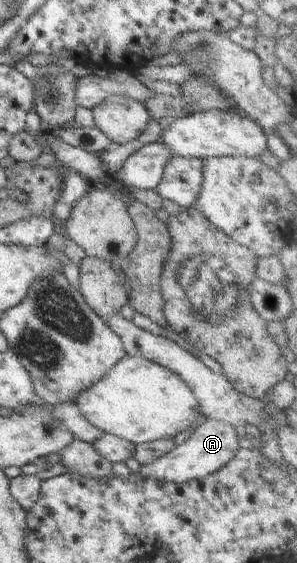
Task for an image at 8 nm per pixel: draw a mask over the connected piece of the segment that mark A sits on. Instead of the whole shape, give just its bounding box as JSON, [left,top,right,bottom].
[137,420,241,484]

